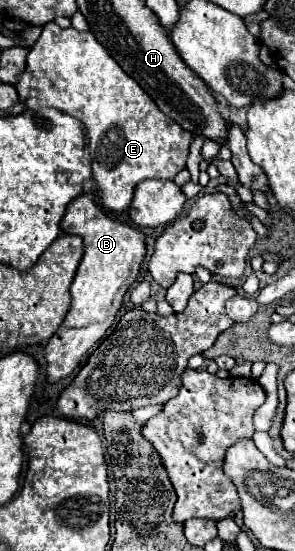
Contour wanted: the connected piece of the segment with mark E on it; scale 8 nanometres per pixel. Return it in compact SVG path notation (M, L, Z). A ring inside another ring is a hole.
M46 23L42 35L28 53L26 69L18 75L16 89L20 101L36 111L40 107L52 107L80 119L88 129L92 179L100 197L102 209L110 213L122 213L130 207L134 189L144 179L174 179L186 169L186 157L192 143L192 133L184 131L176 121L164 115L158 105L138 87L138 83L122 71L122 67L108 55L108 51L96 41L92 33L80 33L72 27L62 29L56 23Z

